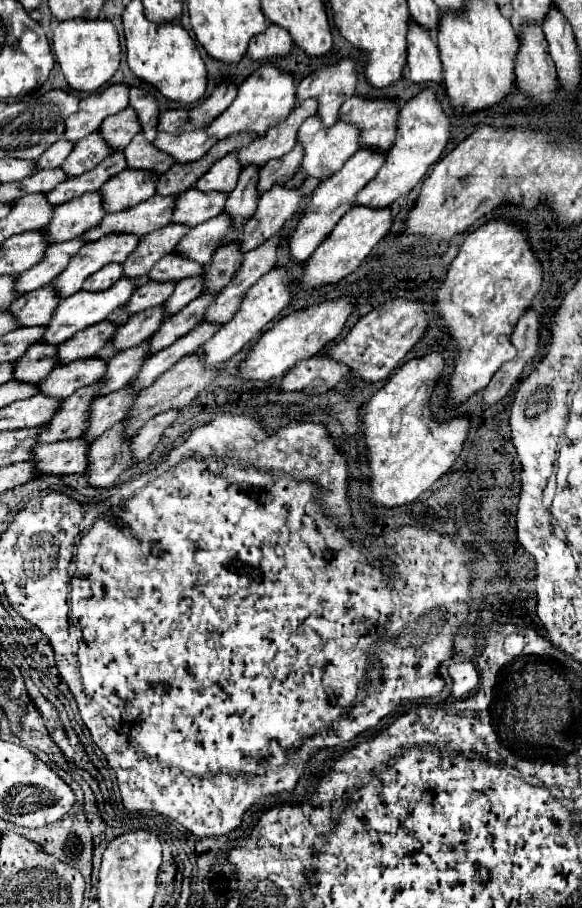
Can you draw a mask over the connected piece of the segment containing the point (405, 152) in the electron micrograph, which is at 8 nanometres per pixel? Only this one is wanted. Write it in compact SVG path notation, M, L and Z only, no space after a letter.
M424 89L414 99L410 99L404 105L404 109L398 113L396 137L392 141L392 147L386 153L386 161L376 173L376 177L356 195L352 205L384 209L384 207L390 207L398 197L410 193L422 181L428 169L440 159L442 151L446 149L448 137L450 137L448 117L444 115L436 95L430 89Z

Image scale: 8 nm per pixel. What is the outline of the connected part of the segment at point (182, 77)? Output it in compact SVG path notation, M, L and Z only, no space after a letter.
M130 1L122 15L126 37L126 59L130 71L140 79L156 87L166 99L182 105L194 105L206 93L206 67L196 49L196 43L180 23L152 25L144 17L140 1Z

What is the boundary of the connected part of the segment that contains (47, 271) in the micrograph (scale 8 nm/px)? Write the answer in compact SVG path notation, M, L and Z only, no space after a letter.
M70 239L70 241L64 241L64 243L50 245L46 249L42 261L38 261L32 269L16 275L14 291L18 295L24 295L24 293L30 293L34 289L40 289L40 287L52 283L64 271L64 265L68 265L68 259L82 245L84 245L84 241L80 241L80 239Z

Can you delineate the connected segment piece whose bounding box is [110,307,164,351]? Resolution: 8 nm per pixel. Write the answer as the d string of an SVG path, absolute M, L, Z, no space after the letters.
M162 307L140 311L136 315L132 315L124 325L120 325L116 329L110 343L112 343L112 347L116 351L126 351L130 347L136 347L136 345L148 341L152 337L152 333L160 327L162 321L164 321Z

